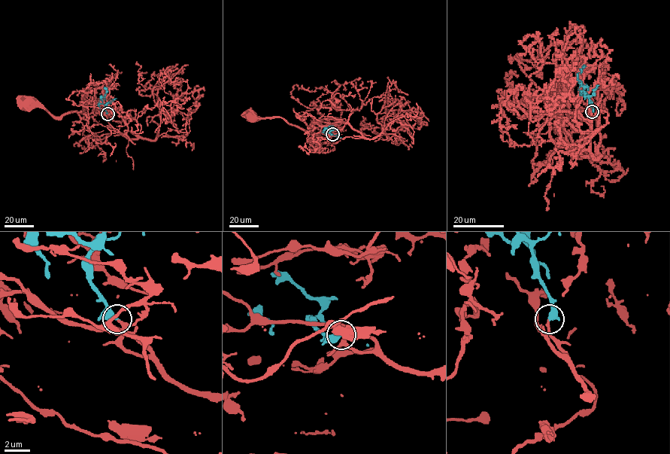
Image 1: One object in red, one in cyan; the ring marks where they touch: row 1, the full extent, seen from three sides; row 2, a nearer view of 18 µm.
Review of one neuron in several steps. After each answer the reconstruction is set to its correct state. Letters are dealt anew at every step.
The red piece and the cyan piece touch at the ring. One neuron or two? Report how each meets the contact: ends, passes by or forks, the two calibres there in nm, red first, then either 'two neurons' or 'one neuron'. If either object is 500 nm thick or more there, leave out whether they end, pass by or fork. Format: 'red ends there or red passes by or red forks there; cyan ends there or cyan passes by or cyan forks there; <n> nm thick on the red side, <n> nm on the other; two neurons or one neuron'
red passes by; cyan ends there; 160 nm thick on the red side, 480 nm on the other; one neuron

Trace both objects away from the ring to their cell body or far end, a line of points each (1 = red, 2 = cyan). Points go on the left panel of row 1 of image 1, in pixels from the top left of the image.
1: (108, 113), (117, 122), (134, 118), (137, 137), (119, 135), (86, 109), (87, 115), (56, 117), (25, 101)
2: (107, 113), (102, 99), (107, 90), (104, 86)

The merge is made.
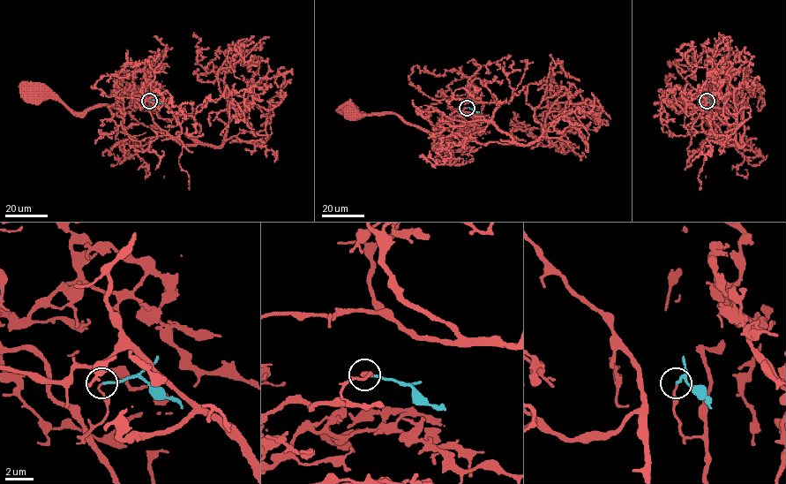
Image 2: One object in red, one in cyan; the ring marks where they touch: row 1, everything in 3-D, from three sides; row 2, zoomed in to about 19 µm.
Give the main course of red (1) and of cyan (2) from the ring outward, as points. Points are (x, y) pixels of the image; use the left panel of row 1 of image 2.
1: (149, 101), (145, 109), (171, 137), (138, 122), (120, 102), (122, 110), (97, 106), (78, 112), (32, 90)
2: (149, 101), (155, 100), (161, 104)

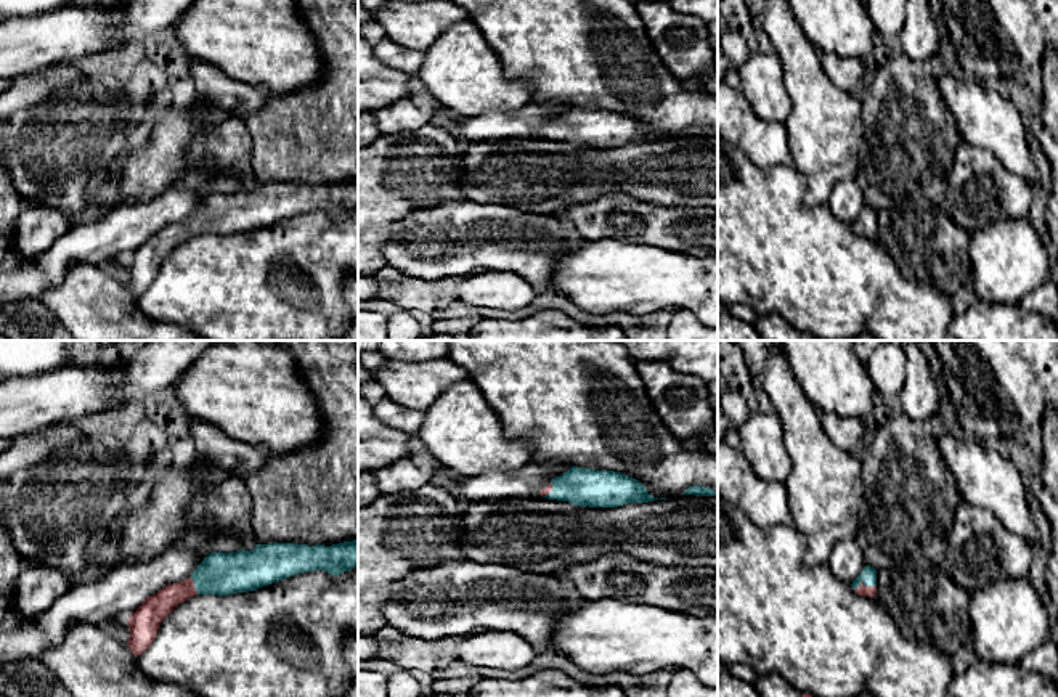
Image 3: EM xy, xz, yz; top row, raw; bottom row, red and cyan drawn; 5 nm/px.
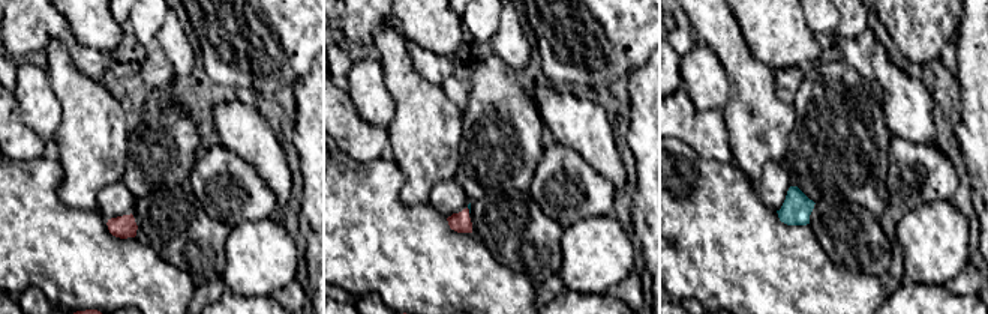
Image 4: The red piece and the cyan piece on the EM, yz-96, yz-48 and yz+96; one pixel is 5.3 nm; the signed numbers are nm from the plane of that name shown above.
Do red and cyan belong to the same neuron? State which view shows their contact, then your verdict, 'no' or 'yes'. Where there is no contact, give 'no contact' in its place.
yz | yes

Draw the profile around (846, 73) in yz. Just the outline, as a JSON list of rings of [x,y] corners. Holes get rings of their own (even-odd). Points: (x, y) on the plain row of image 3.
[[[817,50],[820,63],[830,80],[849,95],[854,95],[857,85],[869,77],[865,59],[844,58]]]

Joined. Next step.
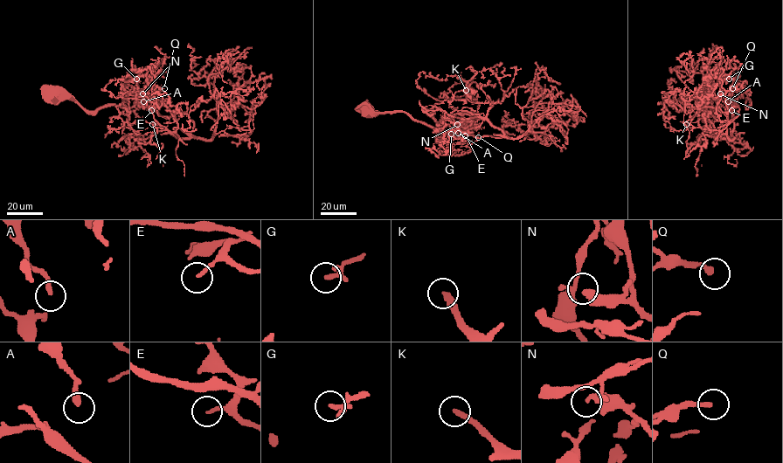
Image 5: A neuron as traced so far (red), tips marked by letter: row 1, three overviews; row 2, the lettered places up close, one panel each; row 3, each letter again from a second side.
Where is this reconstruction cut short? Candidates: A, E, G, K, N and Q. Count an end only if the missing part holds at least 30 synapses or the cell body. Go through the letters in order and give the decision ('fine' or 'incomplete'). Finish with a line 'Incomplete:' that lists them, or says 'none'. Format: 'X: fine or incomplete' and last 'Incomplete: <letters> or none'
A: fine
E: incomplete
G: incomplete
K: incomplete
N: fine
Q: fine
Incomplete: E, G, K

